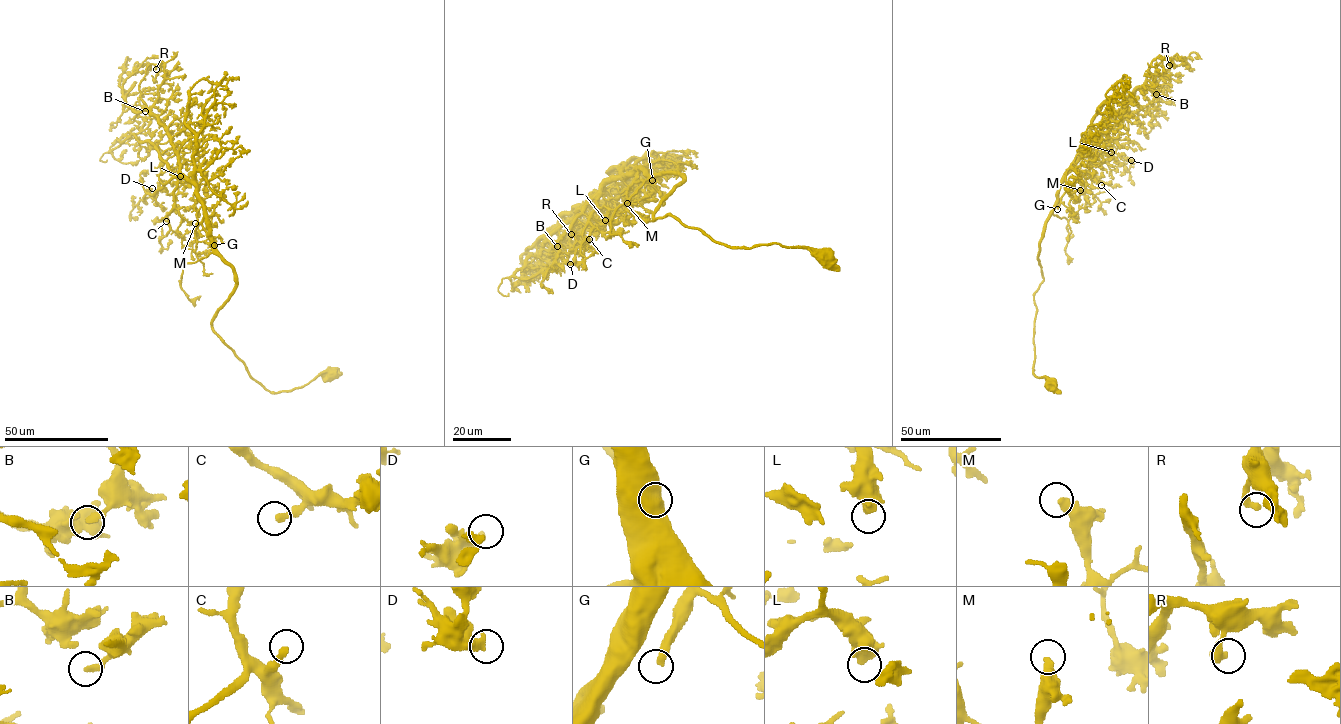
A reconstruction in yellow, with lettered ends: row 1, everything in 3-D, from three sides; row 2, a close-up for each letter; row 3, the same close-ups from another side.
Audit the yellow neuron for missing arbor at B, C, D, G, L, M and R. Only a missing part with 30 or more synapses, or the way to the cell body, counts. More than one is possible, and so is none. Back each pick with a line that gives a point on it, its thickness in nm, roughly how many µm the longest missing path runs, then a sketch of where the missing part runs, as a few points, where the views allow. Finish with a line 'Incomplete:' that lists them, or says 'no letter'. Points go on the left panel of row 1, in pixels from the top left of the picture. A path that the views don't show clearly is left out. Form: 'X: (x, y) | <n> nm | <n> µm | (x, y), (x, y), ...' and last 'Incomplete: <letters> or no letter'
C: (166, 221) | 280 nm | 6 µm
G: (214, 245) | 280 nm | 25 µm | (214, 245), (225, 246), (230, 252), (222, 274)
Incomplete: C, G

